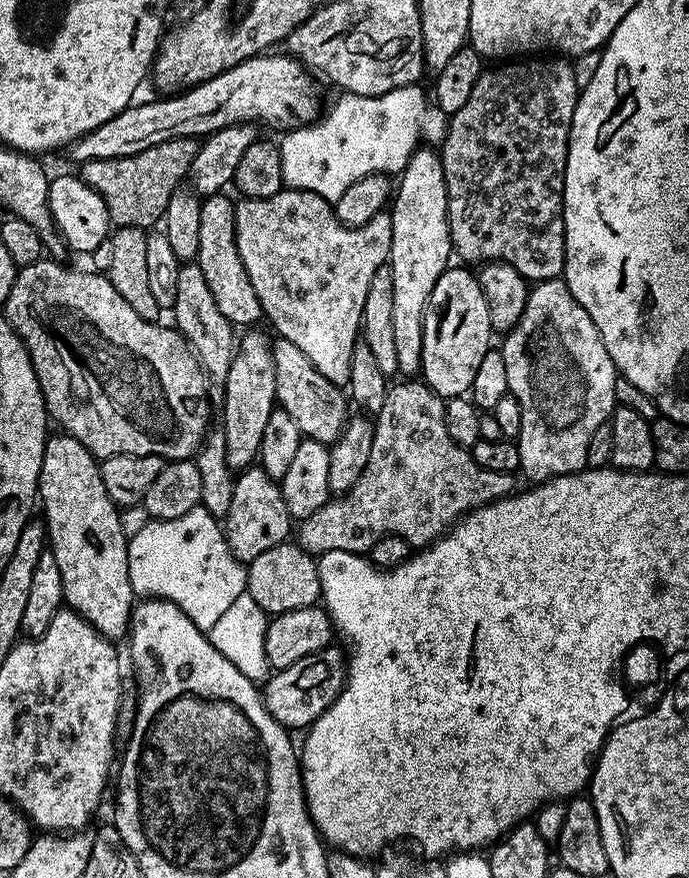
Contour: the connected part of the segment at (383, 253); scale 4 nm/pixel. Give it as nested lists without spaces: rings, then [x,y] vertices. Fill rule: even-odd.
[[[285,187],[280,192],[268,198],[247,199],[240,198],[235,201],[236,209],[236,245],[238,254],[242,258],[242,266],[246,266],[246,278],[250,278],[250,286],[254,286],[254,294],[258,294],[258,302],[263,319],[269,320],[276,327],[275,335],[282,340],[294,342],[306,358],[310,358],[310,366],[322,374],[330,382],[341,386],[347,385],[350,378],[350,358],[356,345],[360,331],[360,319],[362,318],[362,306],[366,306],[366,290],[370,290],[370,281],[374,279],[374,273],[379,268],[385,267],[389,263],[392,254],[392,214],[391,211],[385,210],[374,214],[370,222],[366,222],[360,228],[349,228],[336,217],[336,210],[333,205],[324,200],[318,194],[313,192],[303,192],[297,188]]]

